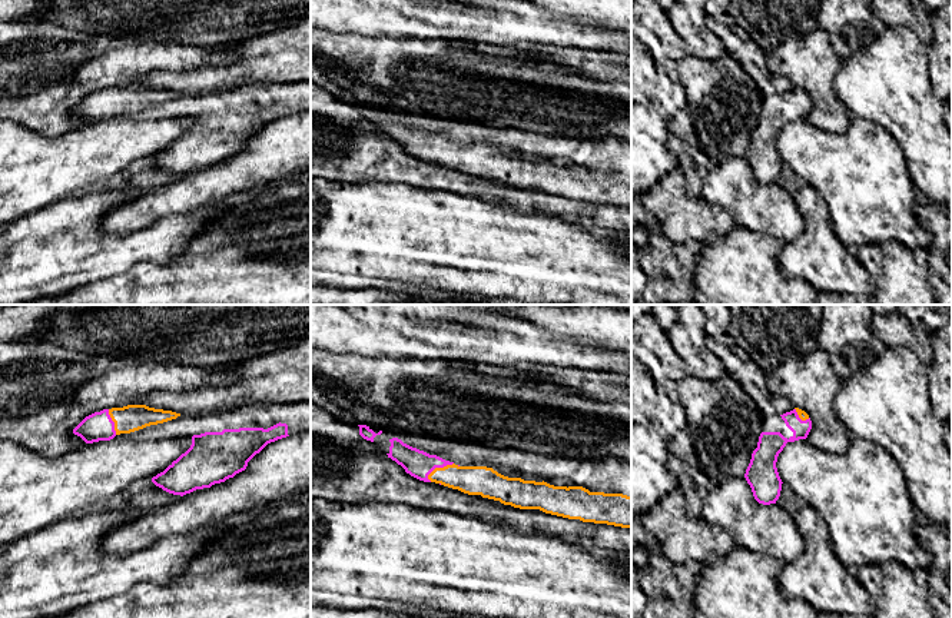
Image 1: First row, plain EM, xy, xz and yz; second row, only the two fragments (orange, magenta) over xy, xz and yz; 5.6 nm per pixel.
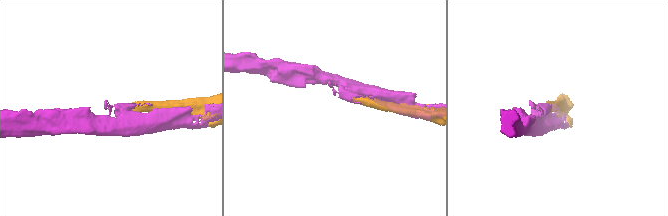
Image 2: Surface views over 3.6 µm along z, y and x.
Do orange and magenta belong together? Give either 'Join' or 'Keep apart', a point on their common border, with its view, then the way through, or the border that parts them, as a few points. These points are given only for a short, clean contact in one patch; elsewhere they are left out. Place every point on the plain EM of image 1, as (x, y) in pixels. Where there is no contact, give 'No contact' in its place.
Join. Touches orange at xz (438, 148)

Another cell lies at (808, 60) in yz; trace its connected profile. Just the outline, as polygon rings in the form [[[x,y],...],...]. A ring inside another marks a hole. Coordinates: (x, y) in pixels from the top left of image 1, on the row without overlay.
[[[817,27],[774,46],[766,54],[766,66],[773,76],[790,79],[809,94],[812,109],[806,119],[815,127],[839,134],[846,132],[852,116],[833,90],[842,62],[826,30]]]

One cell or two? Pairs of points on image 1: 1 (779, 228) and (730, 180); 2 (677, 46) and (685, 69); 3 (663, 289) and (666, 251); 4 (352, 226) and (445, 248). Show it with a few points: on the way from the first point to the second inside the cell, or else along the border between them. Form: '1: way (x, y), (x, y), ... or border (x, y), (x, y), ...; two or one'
1: way (768, 215), (743, 190); one
2: border (686, 55), (676, 62); two
3: way (662, 279), (662, 261); one
4: way (375, 235), (423, 239); one

